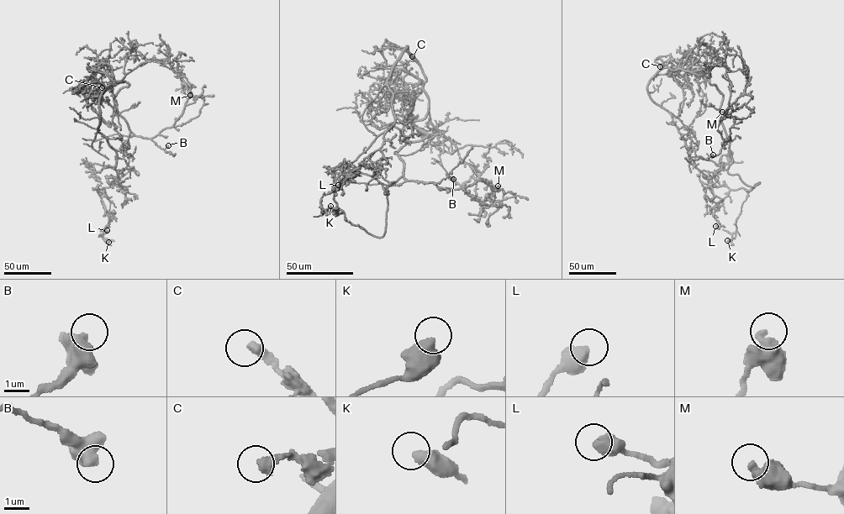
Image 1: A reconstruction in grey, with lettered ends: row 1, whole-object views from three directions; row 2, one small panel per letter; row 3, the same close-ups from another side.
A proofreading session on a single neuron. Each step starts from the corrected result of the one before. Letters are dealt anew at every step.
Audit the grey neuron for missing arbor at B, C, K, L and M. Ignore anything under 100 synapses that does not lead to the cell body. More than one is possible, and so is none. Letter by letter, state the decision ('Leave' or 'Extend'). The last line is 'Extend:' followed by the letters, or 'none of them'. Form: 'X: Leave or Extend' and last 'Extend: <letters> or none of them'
B: Leave
C: Extend
K: Leave
L: Leave
M: Leave
Extend: C

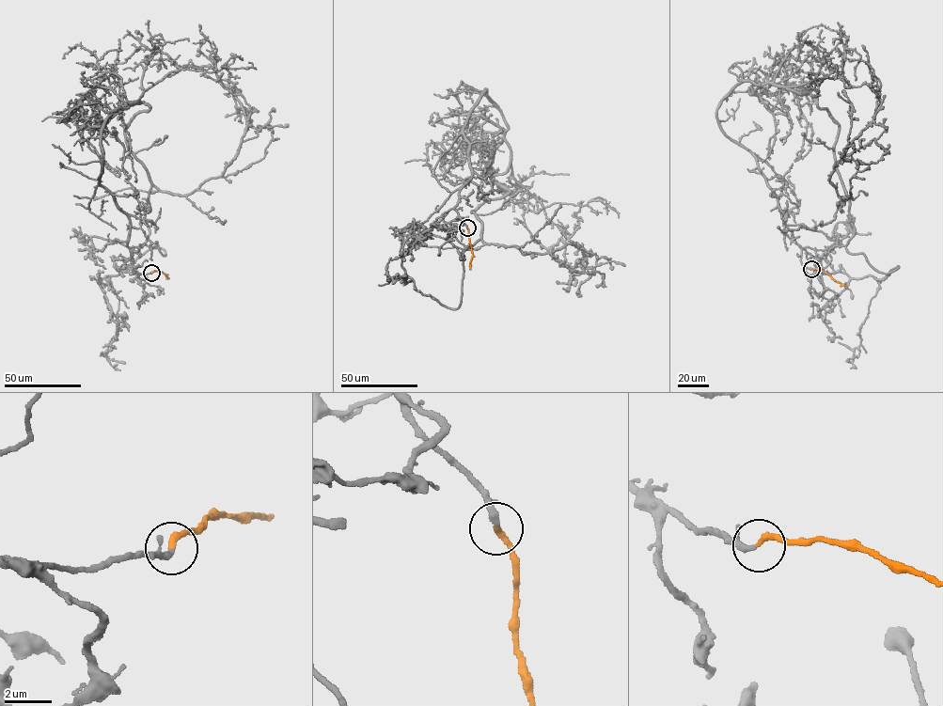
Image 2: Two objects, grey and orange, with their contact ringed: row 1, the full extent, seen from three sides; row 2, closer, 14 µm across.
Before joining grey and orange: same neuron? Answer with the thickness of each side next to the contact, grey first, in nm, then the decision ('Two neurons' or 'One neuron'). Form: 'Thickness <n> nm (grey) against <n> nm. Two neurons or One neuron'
Thickness 200 nm (grey) against 260 nm. One neuron

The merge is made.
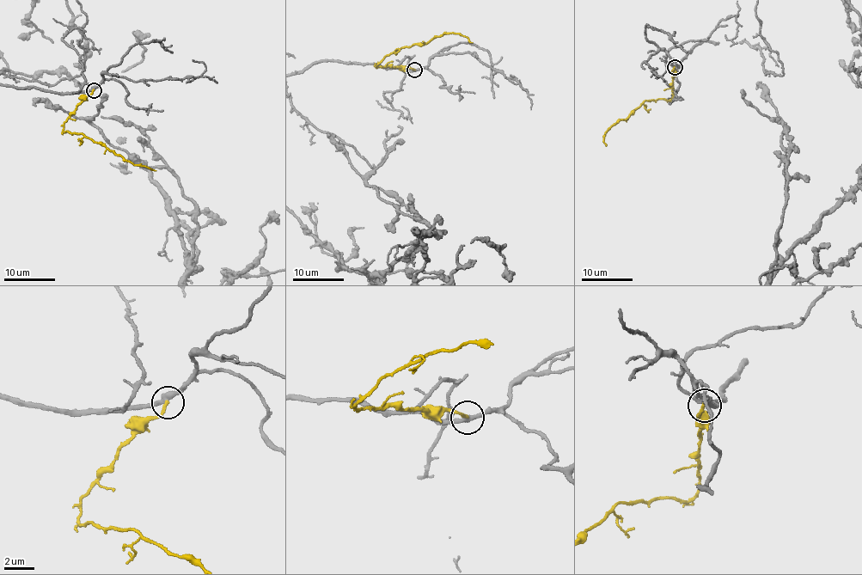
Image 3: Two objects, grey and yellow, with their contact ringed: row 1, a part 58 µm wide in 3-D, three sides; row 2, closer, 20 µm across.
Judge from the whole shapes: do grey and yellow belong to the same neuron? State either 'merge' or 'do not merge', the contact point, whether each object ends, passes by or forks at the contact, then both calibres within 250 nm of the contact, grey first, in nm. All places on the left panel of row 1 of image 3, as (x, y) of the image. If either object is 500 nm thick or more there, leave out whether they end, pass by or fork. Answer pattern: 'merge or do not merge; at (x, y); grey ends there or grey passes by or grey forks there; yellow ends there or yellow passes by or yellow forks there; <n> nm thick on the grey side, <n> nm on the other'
do not merge; at (94, 90); grey passes by; yellow ends there; 360 nm thick on the grey side, 200 nm on the other

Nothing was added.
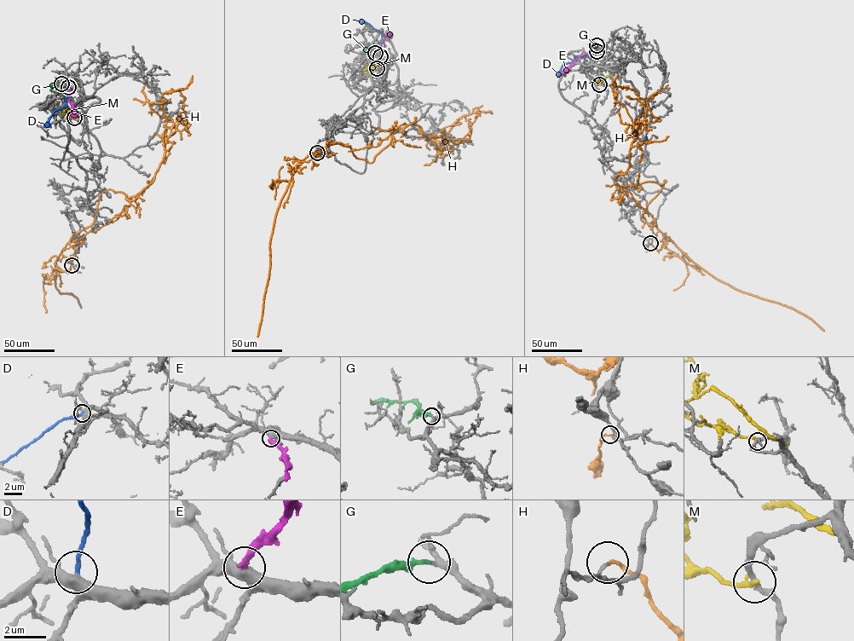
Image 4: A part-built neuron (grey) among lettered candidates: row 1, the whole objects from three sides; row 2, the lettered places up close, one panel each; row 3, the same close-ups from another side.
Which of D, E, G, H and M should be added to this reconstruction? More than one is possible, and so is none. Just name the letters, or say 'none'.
G

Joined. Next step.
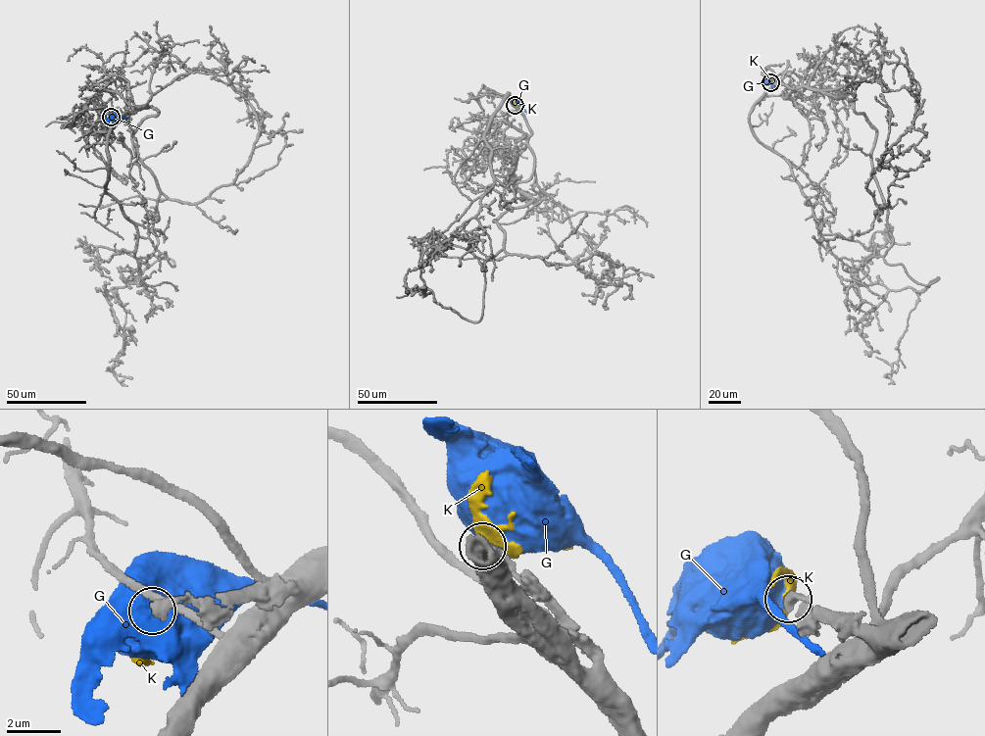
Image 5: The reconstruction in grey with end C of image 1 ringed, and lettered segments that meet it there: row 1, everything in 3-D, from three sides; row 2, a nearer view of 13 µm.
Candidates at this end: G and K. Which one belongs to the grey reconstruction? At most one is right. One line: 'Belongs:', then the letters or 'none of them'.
Belongs: none of them

